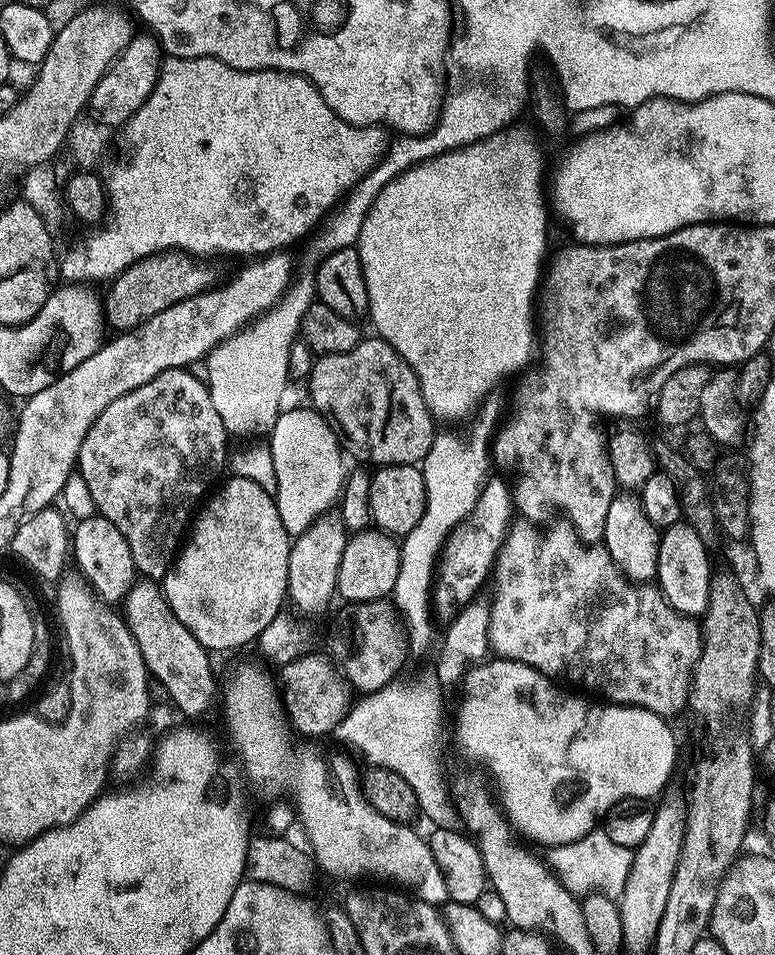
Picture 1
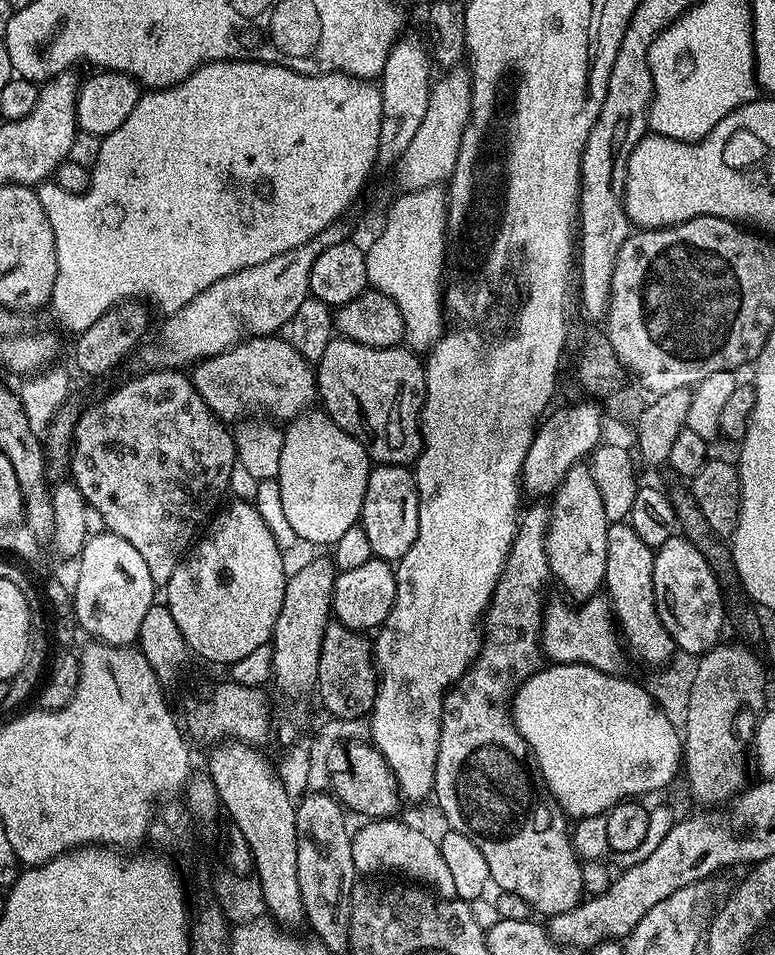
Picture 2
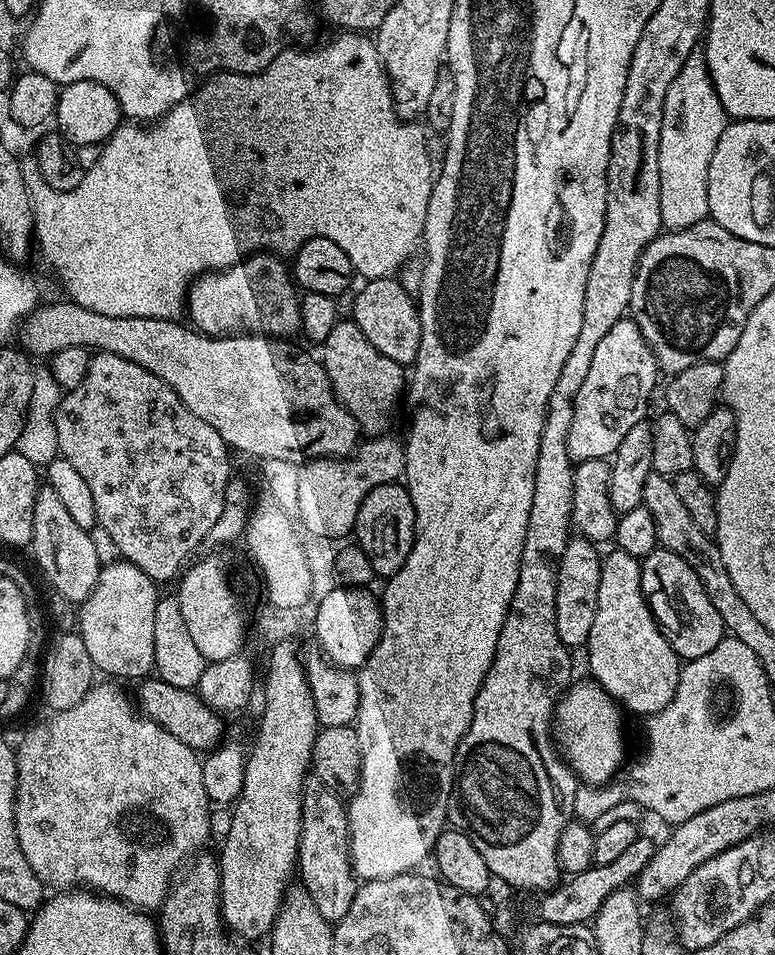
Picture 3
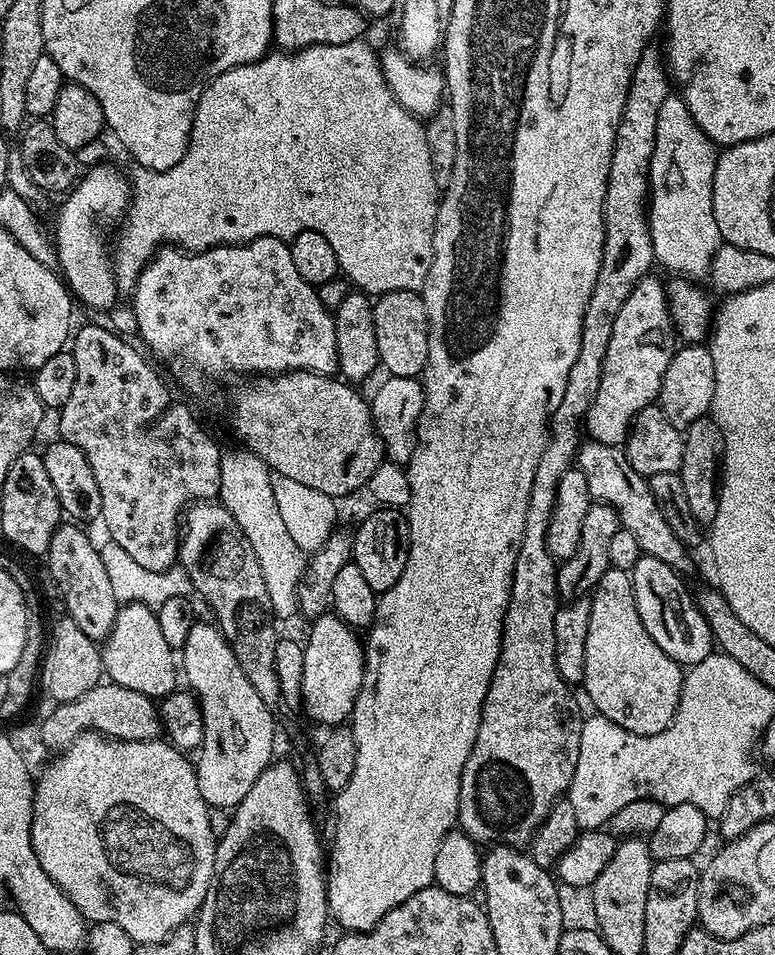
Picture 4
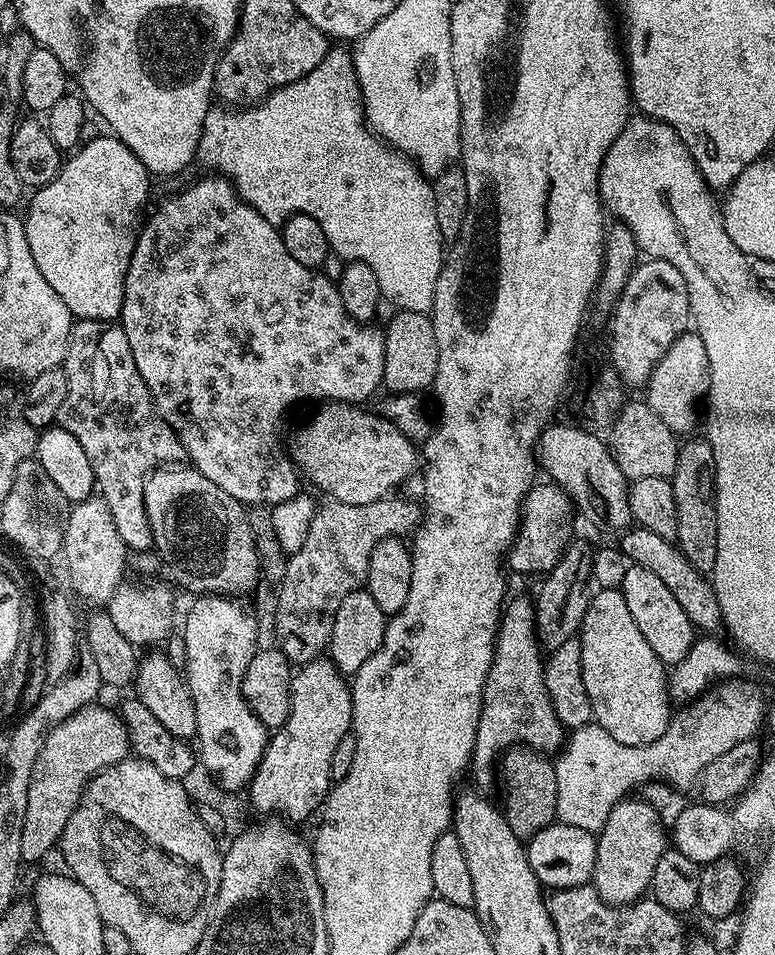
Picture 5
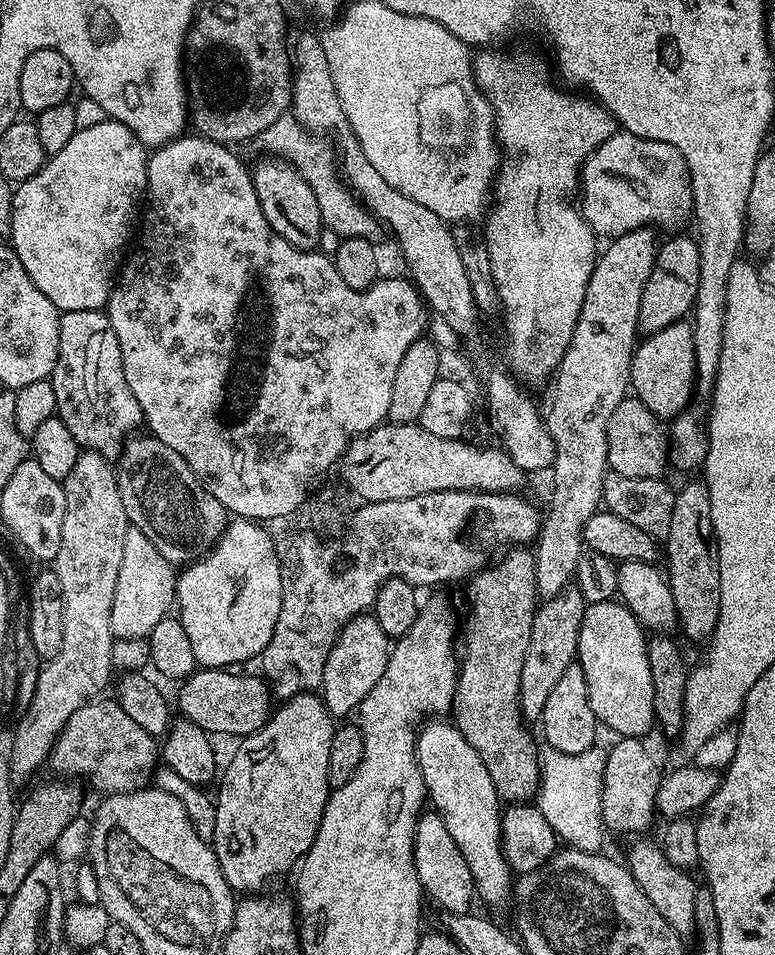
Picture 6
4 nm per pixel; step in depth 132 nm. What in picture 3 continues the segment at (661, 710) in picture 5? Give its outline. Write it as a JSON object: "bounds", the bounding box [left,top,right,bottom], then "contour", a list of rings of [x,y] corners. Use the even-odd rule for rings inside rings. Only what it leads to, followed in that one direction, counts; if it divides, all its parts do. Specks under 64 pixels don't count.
{"bounds":[586,550,682,718],"contour":[[[612,550],[600,561],[598,574],[598,610],[594,610],[594,626],[590,626],[590,638],[586,645],[588,668],[591,679],[602,690],[612,695],[617,704],[637,712],[641,718],[656,715],[674,698],[680,681],[682,661],[680,655],[666,642],[646,598],[642,594],[641,557],[631,556],[619,550]]]}

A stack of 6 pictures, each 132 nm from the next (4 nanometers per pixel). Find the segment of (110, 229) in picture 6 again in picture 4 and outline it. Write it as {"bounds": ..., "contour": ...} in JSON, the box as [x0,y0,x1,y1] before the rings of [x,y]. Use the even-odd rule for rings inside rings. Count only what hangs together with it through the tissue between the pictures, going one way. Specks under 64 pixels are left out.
{"bounds":[54,164,129,310],"contour":[[[100,164],[89,172],[87,169],[63,200],[64,205],[56,216],[56,232],[54,228],[56,262],[62,279],[72,296],[79,303],[81,300],[88,310],[107,310],[117,303],[118,289],[110,248],[104,245],[104,239],[108,228],[115,229],[128,211],[129,177],[108,164]]]}

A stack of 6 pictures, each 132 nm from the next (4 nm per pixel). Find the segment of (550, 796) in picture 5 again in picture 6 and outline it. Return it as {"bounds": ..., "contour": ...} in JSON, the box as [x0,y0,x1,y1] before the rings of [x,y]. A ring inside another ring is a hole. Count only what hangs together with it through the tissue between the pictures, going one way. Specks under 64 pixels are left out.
{"bounds":[451,546,540,804],"contour":[[[512,546],[500,561],[489,563],[467,581],[468,621],[462,624],[462,655],[459,657],[460,677],[452,699],[451,719],[464,735],[466,742],[478,750],[478,758],[494,782],[494,790],[501,801],[508,804],[528,802],[540,790],[540,754],[538,744],[528,733],[529,725],[520,712],[520,683],[522,662],[526,662],[526,650],[530,647],[530,630],[538,607],[534,566],[536,557],[527,547]]]}

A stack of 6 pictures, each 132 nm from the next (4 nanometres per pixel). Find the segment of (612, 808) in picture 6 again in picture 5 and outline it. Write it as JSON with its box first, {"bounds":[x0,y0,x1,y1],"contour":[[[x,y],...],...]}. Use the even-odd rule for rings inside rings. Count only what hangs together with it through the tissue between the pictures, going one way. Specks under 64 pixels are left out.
{"bounds":[591,798,670,906],"contour":[[[625,798],[616,803],[596,841],[598,858],[591,883],[605,902],[617,906],[633,904],[651,889],[654,866],[658,866],[658,858],[662,858],[670,844],[666,820],[664,824],[659,810],[644,800],[632,799]]]}

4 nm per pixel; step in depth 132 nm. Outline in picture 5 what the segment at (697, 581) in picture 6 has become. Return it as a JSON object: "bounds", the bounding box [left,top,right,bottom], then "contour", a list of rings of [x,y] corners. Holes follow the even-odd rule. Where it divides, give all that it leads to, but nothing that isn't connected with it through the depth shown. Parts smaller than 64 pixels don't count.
{"bounds":[670,438,718,573],"contour":[[[707,438],[683,441],[674,474],[670,477],[674,490],[674,502],[678,506],[678,534],[675,543],[680,545],[682,554],[690,558],[690,562],[699,572],[711,573],[714,558],[718,558],[718,510],[716,509],[716,471],[714,470],[714,450]]]}

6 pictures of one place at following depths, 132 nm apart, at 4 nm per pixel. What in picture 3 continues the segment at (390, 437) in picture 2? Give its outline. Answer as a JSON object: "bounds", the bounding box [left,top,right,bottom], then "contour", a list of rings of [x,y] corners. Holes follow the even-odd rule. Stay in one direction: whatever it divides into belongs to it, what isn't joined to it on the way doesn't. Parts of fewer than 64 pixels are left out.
{"bounds":[322,318,406,438],"contour":[[[351,318],[336,321],[334,330],[330,330],[330,338],[322,346],[322,363],[332,383],[334,394],[340,404],[352,415],[361,431],[375,438],[387,433],[392,424],[392,411],[396,403],[401,403],[406,392],[406,372],[398,362],[386,358],[386,354],[378,354],[370,342],[366,342],[366,334],[358,330]]]}

